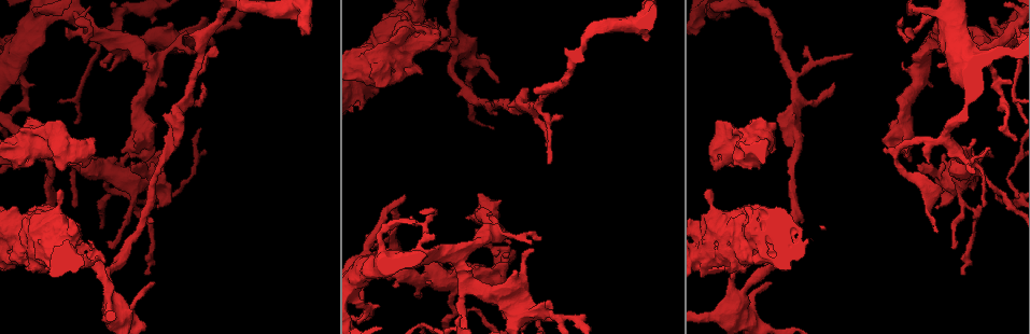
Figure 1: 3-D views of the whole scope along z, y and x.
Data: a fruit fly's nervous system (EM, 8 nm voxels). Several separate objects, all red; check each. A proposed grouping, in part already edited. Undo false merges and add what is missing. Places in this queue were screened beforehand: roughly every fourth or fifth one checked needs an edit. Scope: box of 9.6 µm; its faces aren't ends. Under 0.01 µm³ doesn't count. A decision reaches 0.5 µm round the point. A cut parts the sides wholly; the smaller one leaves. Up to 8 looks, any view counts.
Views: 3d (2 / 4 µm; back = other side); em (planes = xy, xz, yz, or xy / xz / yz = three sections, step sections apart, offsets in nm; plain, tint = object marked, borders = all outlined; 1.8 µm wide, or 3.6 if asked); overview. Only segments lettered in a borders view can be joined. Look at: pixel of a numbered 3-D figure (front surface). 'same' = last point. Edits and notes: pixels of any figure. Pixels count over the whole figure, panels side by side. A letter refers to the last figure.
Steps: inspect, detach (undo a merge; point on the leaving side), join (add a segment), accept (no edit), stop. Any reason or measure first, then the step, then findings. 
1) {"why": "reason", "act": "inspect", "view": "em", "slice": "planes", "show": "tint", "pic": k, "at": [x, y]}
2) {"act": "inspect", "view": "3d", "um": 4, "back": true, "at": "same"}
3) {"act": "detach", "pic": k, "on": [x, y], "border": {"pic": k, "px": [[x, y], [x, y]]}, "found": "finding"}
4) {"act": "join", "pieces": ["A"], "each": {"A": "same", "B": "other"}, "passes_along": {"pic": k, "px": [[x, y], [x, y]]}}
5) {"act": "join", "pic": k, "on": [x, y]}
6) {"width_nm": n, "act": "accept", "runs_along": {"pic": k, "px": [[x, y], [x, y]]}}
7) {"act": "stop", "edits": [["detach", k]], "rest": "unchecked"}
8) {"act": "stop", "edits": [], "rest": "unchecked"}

{"why": "an open end", "act": "inspect", "view": "3d", "um": 4, "back": true, "pic": 1, "at": [88, 162]}

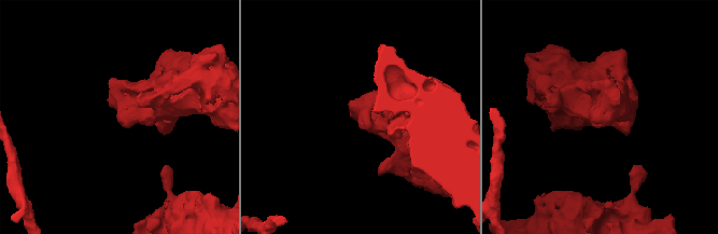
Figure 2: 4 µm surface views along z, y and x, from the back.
{"why": "now the EM", "act": "inspect", "view": "em", "slice": "planes", "show": "plain", "pic": 2, "at": [606, 122]}

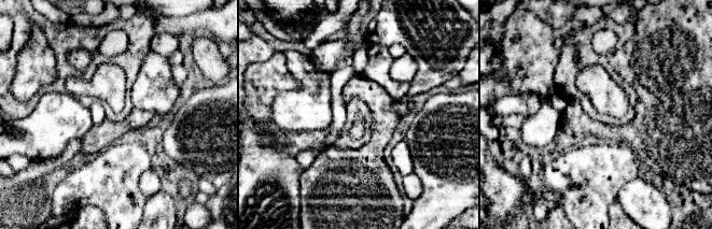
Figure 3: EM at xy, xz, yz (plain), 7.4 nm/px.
{"why": "see the neighbours", "act": "inspect", "view": "em", "slice": "planes", "show": "borders", "at": "same"}

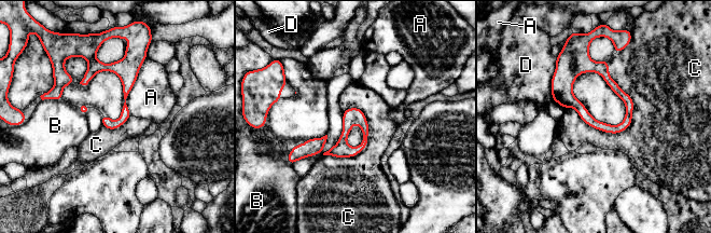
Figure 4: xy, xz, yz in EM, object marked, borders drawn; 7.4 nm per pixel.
{"act": "accept", "each": {"A": "other", "B": "other", "C": "other", "D": "other"}, "found": "none of them fits"}

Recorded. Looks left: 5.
{"why": "thin end", "act": "inspect", "view": "em", "slice": "planes", "show": "borders", "pic": 1, "at": [546, 145]}

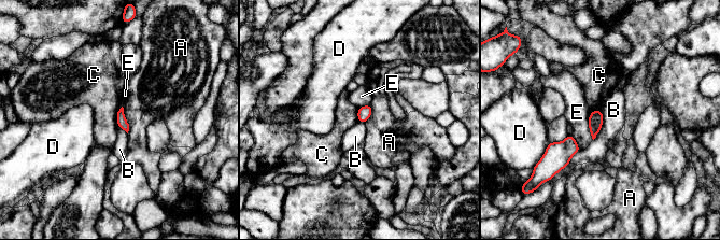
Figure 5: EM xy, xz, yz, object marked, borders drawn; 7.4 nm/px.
{"act": "accept", "each": {"A": "other", "B": "other", "C": "other", "D": "other", "E": "other"}, "border": {"pic": 5, "px": [[120, 109], [116, 115], [116, 126]]}, "found": "none of them fits"}

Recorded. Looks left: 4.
{"why": "branch stops here", "act": "inspect", "view": "em", "um": 3.6, "slice": "planes", "show": "borders", "pic": 1, "at": [213, 41]}

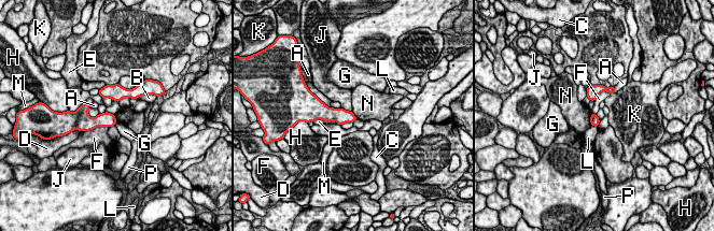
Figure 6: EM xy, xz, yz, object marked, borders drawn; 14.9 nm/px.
{"act": "accept", "each": {"A": "other", "B": "other", "C": "other", "D": "other", "E": "other", "F": "other", "G": "other", "H": "other", "J": "other", "K": "other", "L": "other", "M": "other", "N": "other", "P": "other"}, "border": {"pic": 6, "px": [[87, 110], [93, 117], [98, 113]]}, "found": "no lettered segment goes on from it"}

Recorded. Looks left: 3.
{"act": "stop", "edits": [], "rest": "unchecked"}

